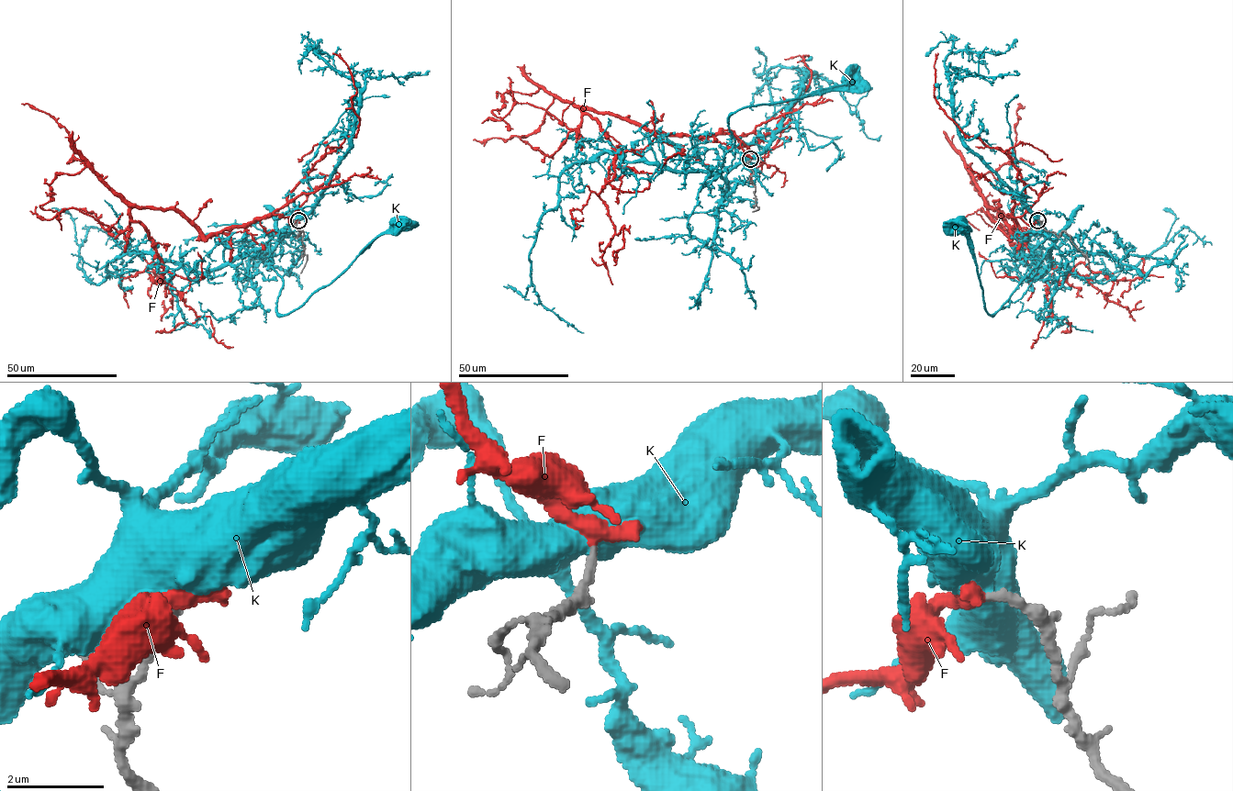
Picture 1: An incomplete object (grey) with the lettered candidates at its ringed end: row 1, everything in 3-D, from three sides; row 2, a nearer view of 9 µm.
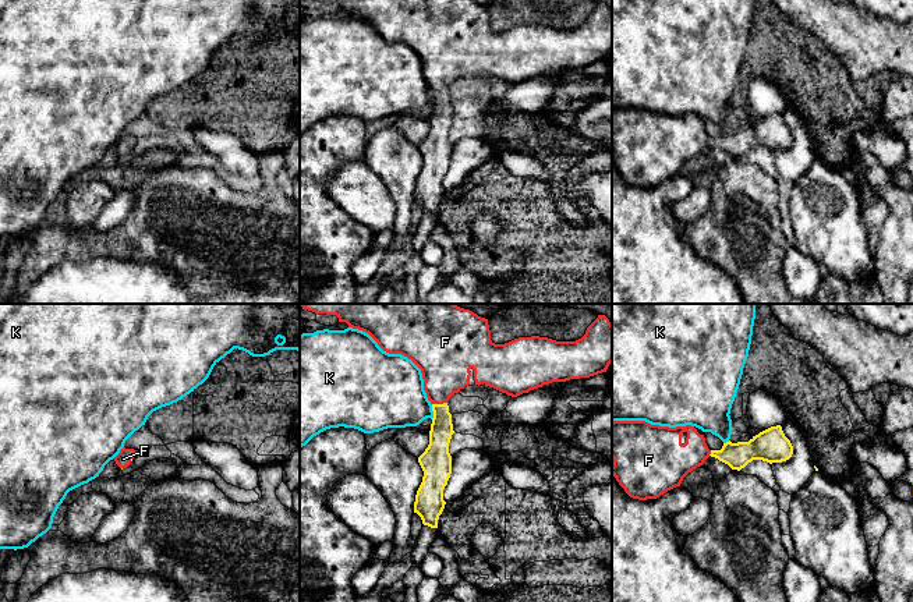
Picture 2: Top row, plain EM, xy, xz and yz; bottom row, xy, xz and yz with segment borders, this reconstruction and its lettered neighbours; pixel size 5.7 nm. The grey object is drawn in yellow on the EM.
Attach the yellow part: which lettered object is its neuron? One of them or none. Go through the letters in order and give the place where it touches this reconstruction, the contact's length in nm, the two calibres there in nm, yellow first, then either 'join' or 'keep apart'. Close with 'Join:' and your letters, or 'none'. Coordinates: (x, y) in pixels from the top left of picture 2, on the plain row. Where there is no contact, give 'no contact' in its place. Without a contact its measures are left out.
F: meets yellow in xz at (439, 92); contact 90 nm long; 130 nm thick on the yellow side, 300 nm on the other; join
K: meets yellow in xz at (432, 98); contact 90 nm long; 140 nm thick on the yellow side, 380 nm on the other; keep apart
Join: F

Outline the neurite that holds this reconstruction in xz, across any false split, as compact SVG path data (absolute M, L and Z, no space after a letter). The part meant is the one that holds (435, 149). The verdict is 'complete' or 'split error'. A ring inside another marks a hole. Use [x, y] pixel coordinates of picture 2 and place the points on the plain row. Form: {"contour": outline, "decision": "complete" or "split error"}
{"contour": "M315 0L336 3L339 10L346 10L348 15L368 21L378 33L389 42L401 42L411 47L422 61L424 78L432 92L434 106L429 118L429 132L418 145L424 159L422 170L417 178L414 201L417 201L424 213L438 216L438 208L446 190L443 177L452 162L452 144L449 131L452 127L453 111L447 89L454 81L460 81L467 74L489 74L507 84L517 85L530 78L542 75L552 70L566 70L570 67L590 65L606 60L612 50L612 11L605 3L598 6L587 15L585 22L576 29L556 29L548 25L531 24L519 25L505 32L495 32L491 28L488 7L474 0Z", "decision": "split error"}

